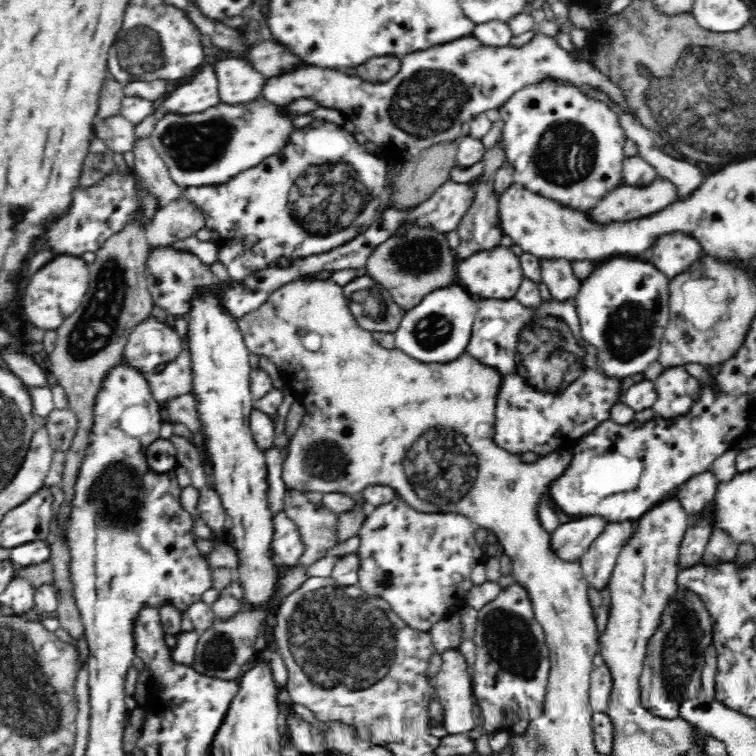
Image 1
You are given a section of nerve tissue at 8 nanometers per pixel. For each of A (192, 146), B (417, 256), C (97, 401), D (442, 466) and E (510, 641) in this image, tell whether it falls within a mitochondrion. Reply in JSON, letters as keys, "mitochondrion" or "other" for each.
{"A":"mitochondrion","B":"mitochondrion","C":"other","D":"mitochondrion","E":"mitochondrion"}

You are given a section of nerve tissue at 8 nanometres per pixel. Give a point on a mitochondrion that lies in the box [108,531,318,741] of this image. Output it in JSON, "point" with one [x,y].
{"point":[223,652]}

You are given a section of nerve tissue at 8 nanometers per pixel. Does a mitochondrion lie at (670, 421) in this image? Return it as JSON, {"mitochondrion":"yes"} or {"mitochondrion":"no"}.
{"mitochondrion":"no"}

